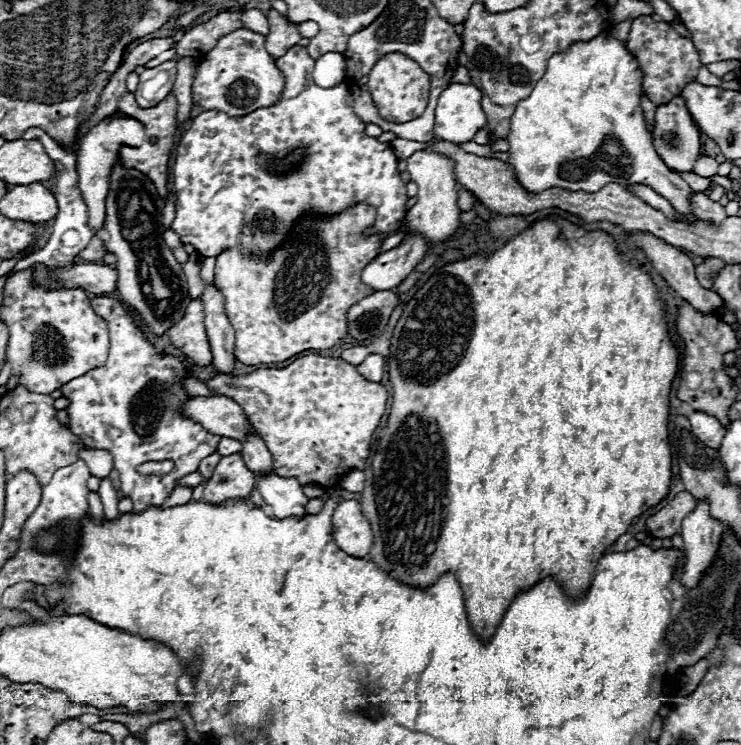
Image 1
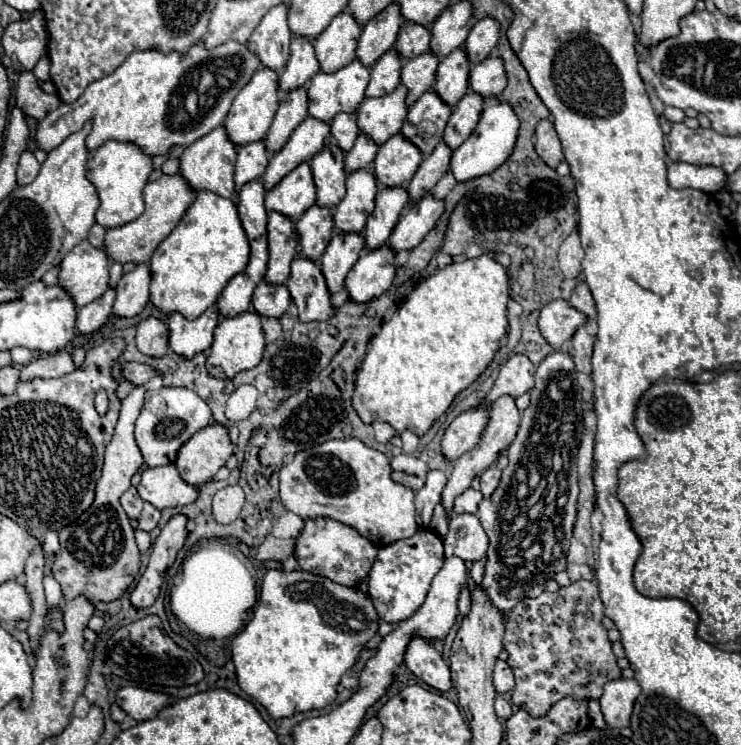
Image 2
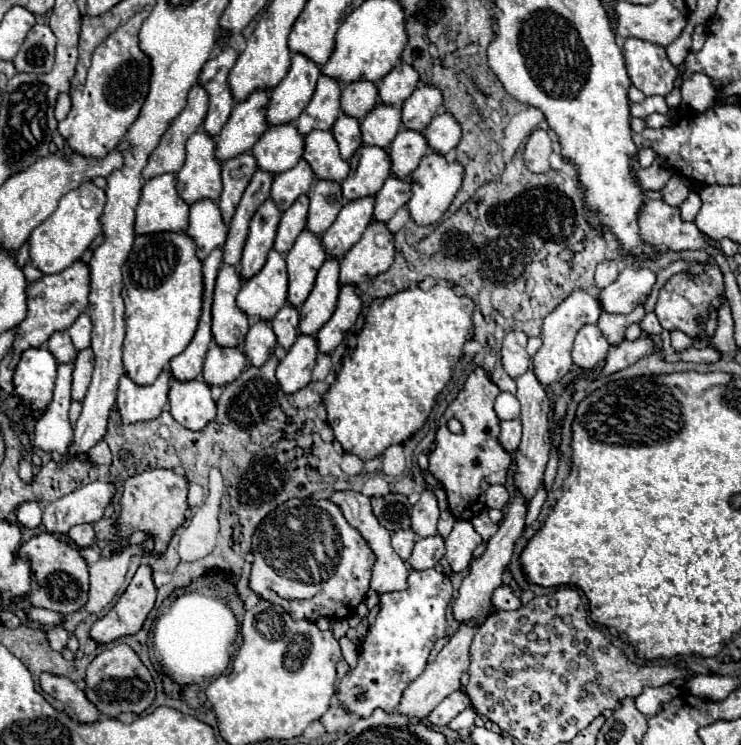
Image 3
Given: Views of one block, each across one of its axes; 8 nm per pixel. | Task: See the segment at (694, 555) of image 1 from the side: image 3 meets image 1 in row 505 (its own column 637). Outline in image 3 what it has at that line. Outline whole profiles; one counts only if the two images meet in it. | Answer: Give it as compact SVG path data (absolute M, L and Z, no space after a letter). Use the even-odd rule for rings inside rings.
M664 684L660 688L644 688L642 694L636 698L636 708L644 714L644 716L654 716L662 710L664 702L670 702L672 698L676 698L680 694L680 690L672 684Z

